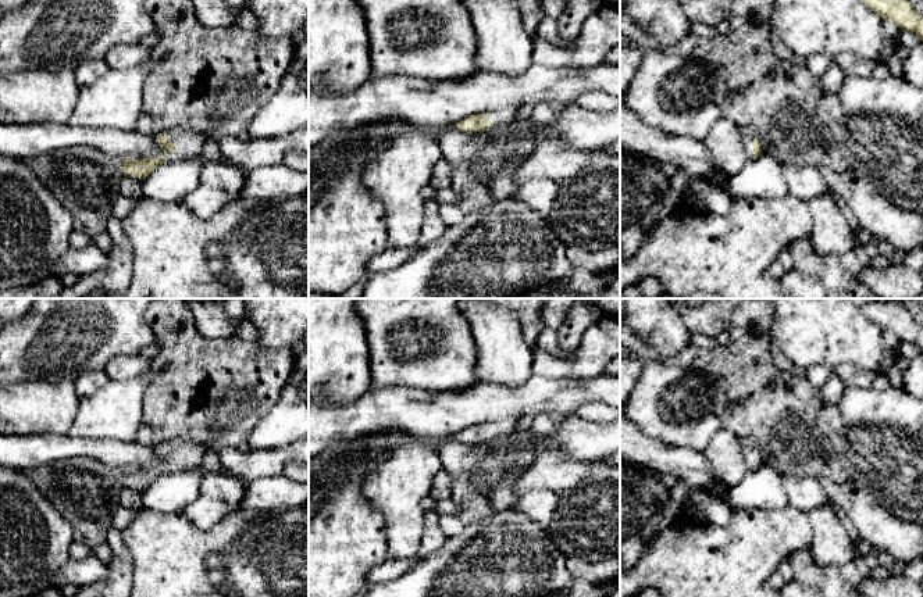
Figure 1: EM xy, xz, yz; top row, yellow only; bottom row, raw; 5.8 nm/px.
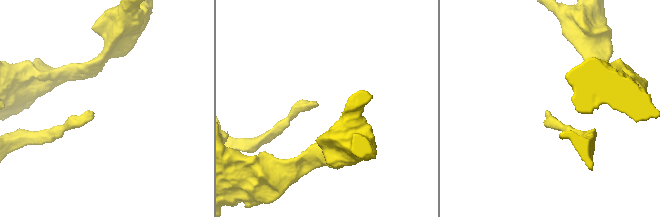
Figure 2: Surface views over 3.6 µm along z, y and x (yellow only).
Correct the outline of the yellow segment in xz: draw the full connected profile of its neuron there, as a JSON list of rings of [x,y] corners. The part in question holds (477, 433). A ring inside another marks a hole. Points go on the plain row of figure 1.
[[[516,417],[505,418],[493,425],[474,425],[456,435],[462,443],[477,444],[492,437],[514,432],[518,419]]]

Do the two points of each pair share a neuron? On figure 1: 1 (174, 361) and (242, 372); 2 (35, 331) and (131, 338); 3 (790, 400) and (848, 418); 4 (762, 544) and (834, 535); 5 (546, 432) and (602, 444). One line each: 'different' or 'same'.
1: same
2: same
3: different
4: different
5: same

